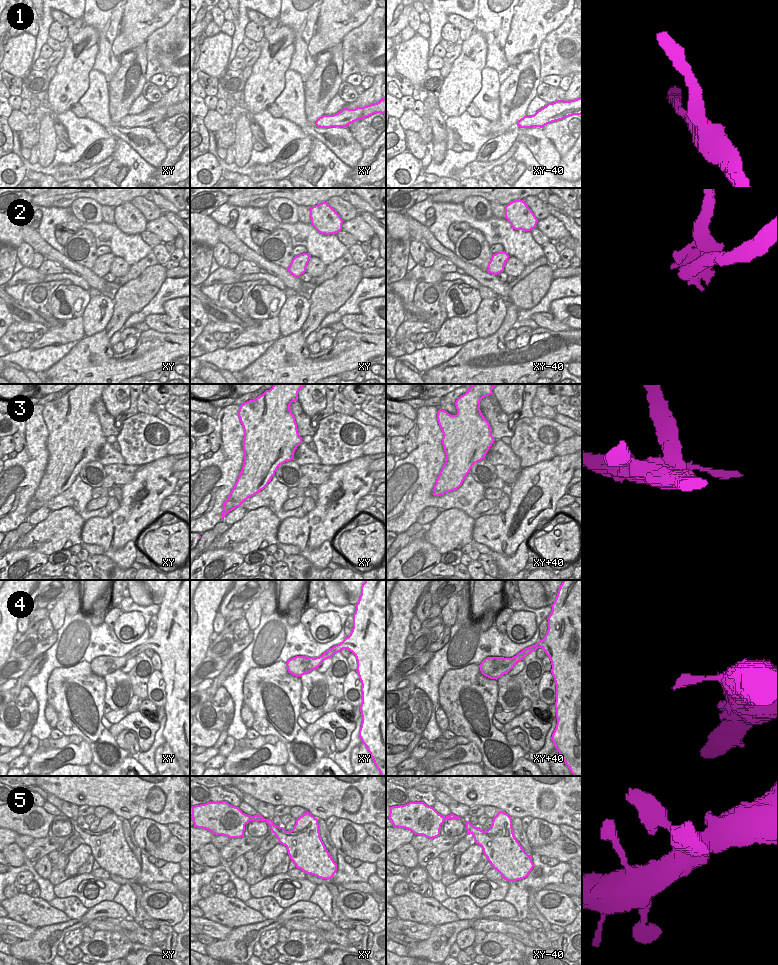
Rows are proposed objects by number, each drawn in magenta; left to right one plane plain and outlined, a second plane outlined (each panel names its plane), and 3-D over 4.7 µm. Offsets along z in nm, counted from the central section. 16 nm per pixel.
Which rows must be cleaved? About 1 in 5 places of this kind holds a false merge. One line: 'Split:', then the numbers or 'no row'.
Split: 2, 3

